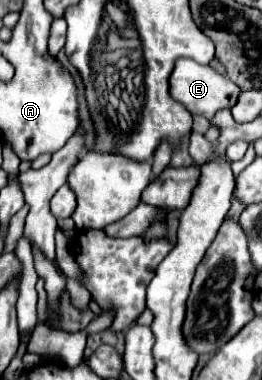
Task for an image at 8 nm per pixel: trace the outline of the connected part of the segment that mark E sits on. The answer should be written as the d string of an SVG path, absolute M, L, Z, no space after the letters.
M191 58L177 60L169 84L171 84L171 96L177 102L181 102L191 114L205 116L207 120L211 120L219 110L231 110L239 98L239 92L241 92L231 80L227 80L227 76L217 74L211 66L197 64Z

